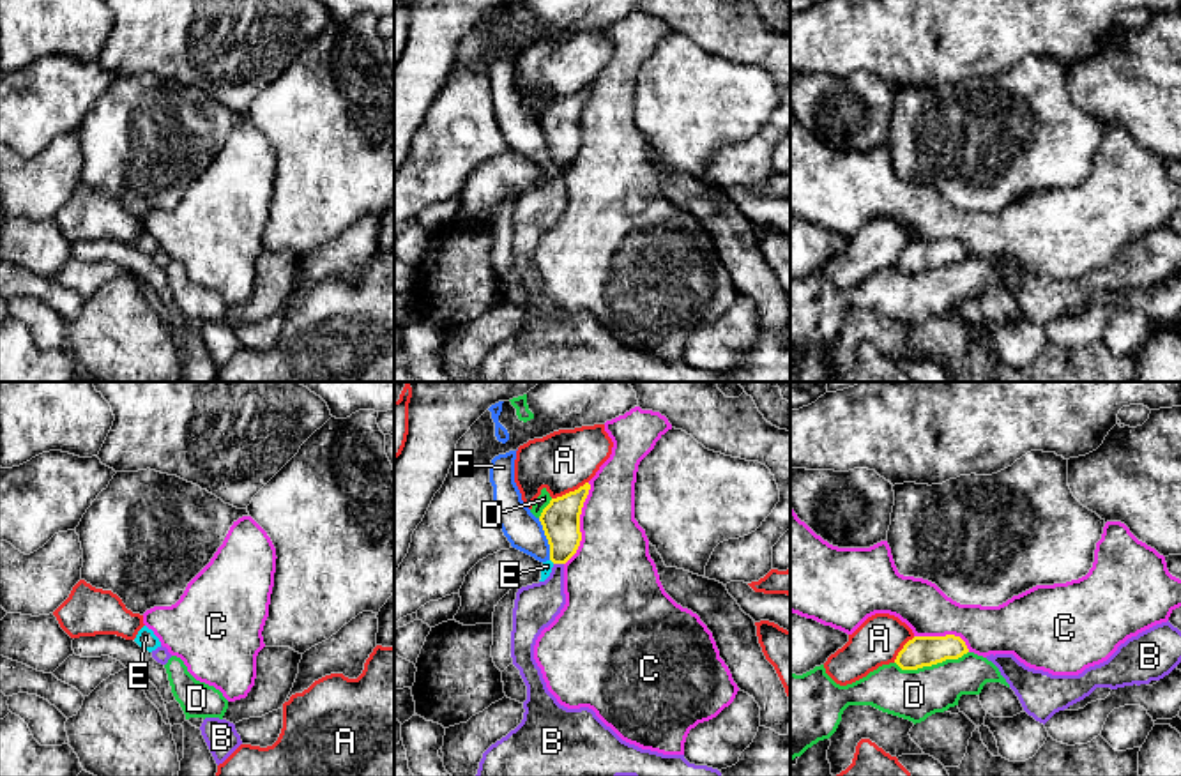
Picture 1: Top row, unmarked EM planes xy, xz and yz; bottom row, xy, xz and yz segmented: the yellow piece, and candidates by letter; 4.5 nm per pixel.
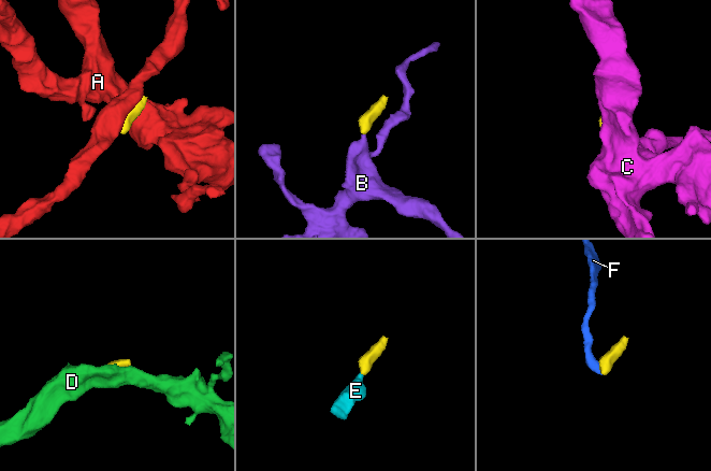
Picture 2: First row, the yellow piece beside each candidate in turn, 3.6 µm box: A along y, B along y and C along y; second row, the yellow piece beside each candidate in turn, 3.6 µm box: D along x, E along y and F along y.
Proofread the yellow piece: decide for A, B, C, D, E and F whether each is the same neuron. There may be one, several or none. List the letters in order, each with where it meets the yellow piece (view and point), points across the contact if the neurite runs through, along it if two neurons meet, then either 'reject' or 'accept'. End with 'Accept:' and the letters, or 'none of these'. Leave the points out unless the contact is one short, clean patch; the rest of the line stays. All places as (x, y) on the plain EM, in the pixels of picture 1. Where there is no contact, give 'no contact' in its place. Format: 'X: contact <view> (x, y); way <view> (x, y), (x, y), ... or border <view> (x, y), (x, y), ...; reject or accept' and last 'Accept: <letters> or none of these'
A: contact xz (570, 96); reject
B: contact xz (559, 167); border xz (554, 167), (563, 168); reject
C: contact xz (579, 128); reject
D: contact yz (930, 269); reject
E: contact xz (552, 165); way xz (561, 122), (561, 156), (552, 165), (547, 170); accept
F: contact xz (547, 142); border xz (538, 122), (550, 163); reject
Accept: E

